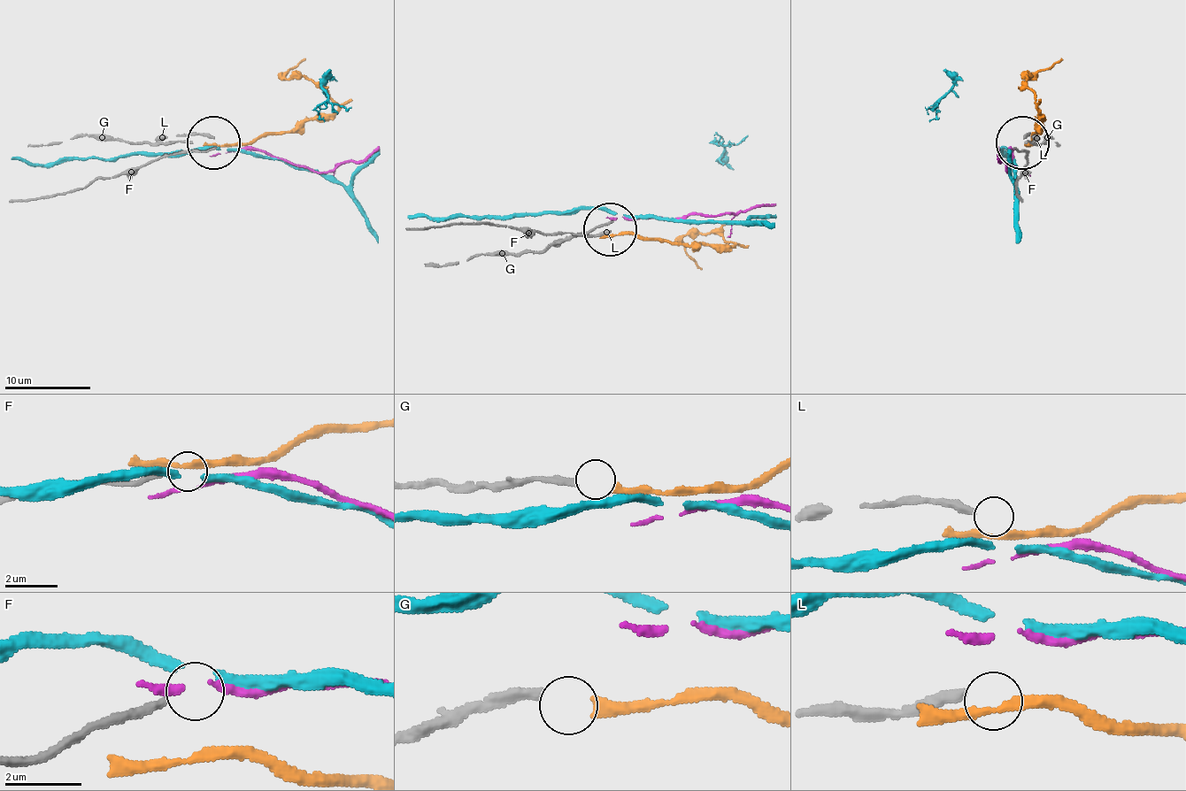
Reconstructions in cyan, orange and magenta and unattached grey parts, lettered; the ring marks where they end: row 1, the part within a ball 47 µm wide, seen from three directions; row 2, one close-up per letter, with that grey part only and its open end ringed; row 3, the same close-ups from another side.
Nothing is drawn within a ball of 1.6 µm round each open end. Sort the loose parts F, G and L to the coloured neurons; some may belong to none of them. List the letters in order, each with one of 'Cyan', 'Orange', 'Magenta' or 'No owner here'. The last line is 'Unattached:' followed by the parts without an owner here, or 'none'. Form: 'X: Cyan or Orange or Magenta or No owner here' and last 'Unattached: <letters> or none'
F: No owner here
G: Orange
L: No owner here
Unattached: F, L

